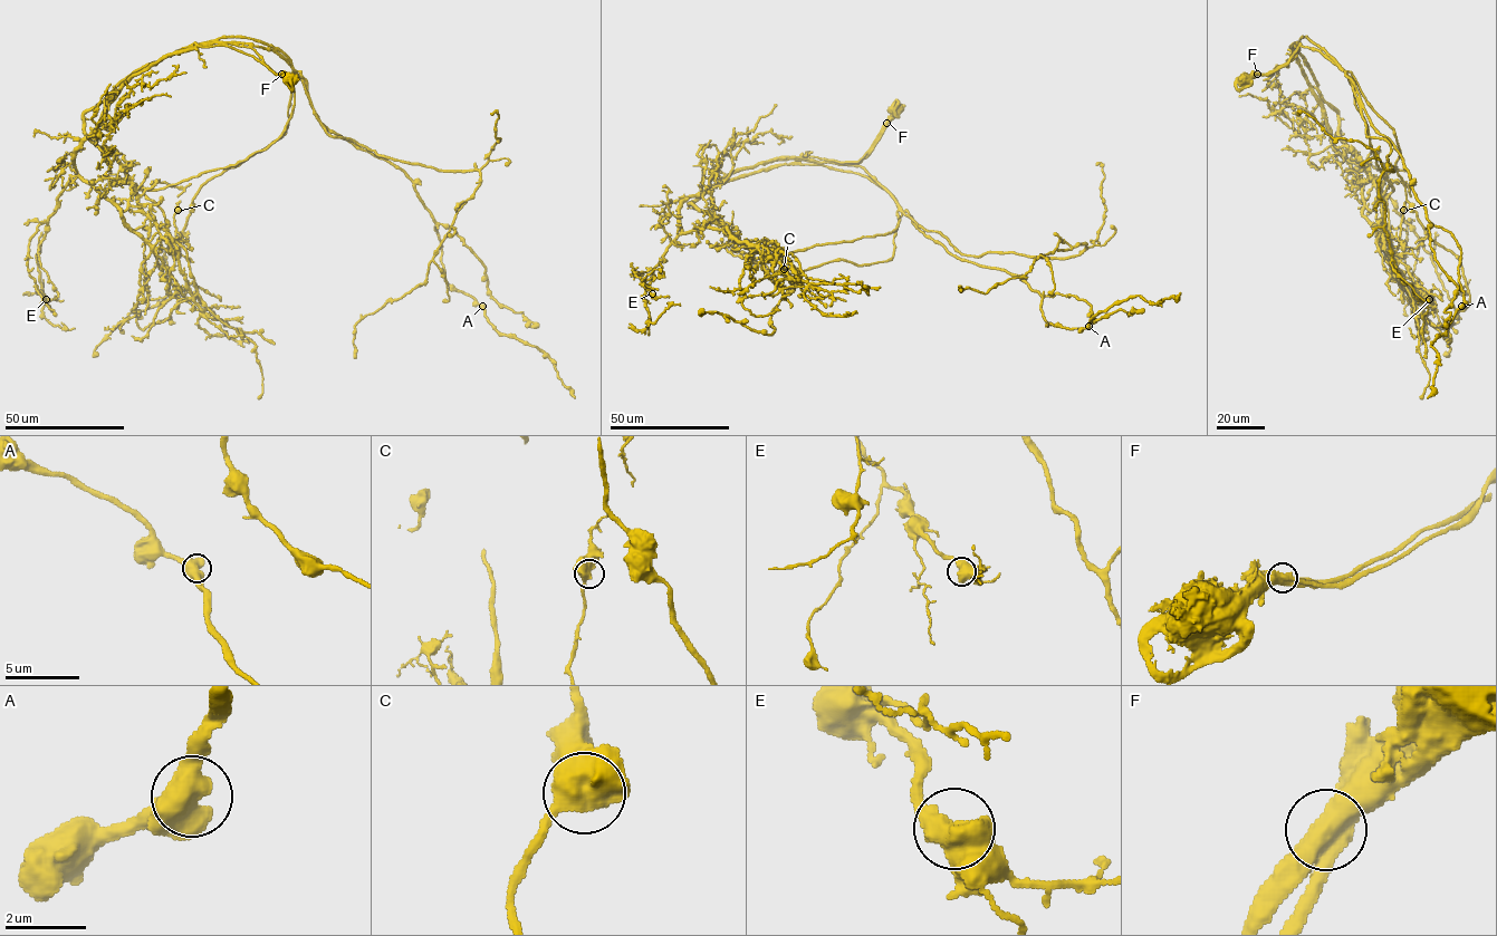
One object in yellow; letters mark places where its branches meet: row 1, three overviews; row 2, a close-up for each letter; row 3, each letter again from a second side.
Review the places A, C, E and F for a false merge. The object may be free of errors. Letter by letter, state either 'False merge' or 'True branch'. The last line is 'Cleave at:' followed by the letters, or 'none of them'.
A: True branch
C: True branch
E: True branch
F: False merge
Cleave at: F

